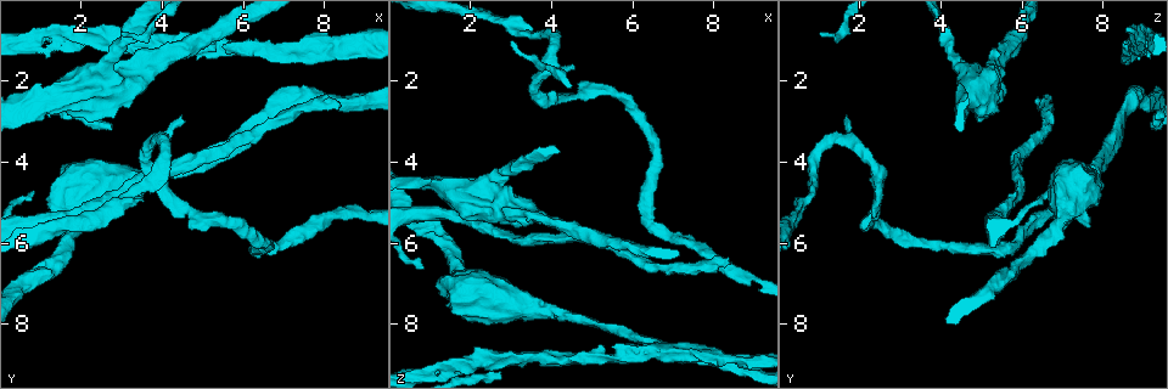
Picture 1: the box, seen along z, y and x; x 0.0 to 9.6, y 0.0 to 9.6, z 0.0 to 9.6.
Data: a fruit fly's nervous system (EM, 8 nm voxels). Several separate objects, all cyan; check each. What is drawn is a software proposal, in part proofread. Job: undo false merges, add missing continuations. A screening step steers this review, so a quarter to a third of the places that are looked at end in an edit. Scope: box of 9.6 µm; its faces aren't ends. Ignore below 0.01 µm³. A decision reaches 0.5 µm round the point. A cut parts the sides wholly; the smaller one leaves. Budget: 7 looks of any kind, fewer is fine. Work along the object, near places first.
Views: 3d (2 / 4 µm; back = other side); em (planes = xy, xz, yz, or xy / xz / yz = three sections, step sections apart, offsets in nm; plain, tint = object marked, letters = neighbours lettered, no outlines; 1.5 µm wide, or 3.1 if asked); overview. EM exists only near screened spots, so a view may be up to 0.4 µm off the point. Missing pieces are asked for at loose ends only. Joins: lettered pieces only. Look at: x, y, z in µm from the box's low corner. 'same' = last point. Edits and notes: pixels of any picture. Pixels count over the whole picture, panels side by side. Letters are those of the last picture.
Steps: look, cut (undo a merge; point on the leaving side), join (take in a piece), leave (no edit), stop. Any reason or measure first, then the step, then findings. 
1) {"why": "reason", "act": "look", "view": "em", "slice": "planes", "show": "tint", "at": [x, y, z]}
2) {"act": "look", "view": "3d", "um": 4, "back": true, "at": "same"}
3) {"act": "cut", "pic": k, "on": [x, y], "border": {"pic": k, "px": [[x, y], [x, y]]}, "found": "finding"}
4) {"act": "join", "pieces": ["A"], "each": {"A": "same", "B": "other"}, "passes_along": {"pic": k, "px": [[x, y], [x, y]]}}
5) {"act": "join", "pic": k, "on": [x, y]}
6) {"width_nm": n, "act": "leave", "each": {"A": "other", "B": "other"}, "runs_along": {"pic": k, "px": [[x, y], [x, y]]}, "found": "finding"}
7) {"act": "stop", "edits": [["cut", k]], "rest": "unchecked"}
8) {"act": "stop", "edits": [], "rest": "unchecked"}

{"why": "abrupt turn", "act": "look", "view": "em", "slice": "planes", "show": "letters", "at": [6.35, 6.25, 5.60]}

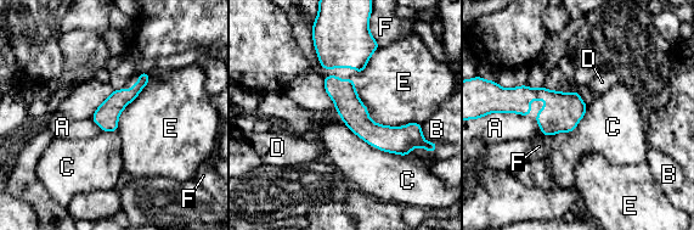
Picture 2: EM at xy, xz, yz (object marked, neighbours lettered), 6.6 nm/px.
{"width_nm": 160, "act": "leave", "each": {"A": "other", "B": "other", "C": "other", "D": "other", "E": "other", "F": "other"}, "border": {"pic": 2, "px": [[587, 107], [571, 132], [548, 136]]}, "found": "continuous, no second cell"}

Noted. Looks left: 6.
{"why": "end of a long branch", "act": "look", "view": "3d", "um": 2, "at": [3.05, 0.75, 1.05]}

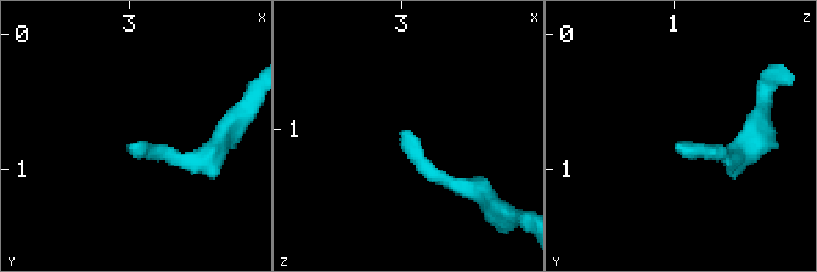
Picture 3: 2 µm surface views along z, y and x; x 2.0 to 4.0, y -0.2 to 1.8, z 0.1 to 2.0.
{"act": "look", "view": "em", "slice": "xy", "step": 8, "show": "tint", "at": [3.04, 0.80, 1.04]}

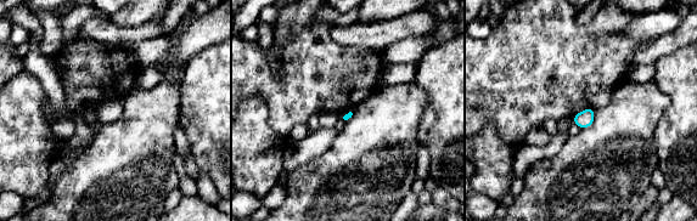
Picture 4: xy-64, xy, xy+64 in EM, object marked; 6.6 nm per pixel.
{"act": "look", "view": "em", "slice": "planes", "show": "letters", "at": "same"}

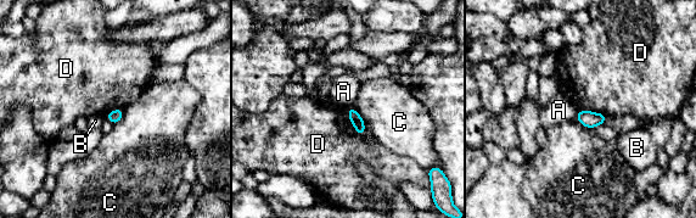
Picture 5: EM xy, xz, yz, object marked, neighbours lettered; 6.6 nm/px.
{"act": "leave", "each": {"A": "other", "B": "other", "C": "other", "D": "other"}, "found": "no lettered piece goes on from it"}

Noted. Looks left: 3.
{"why": "an open end", "act": "look", "view": "3d", "um": 2, "at": [4.60, 3.00, 1.70]}

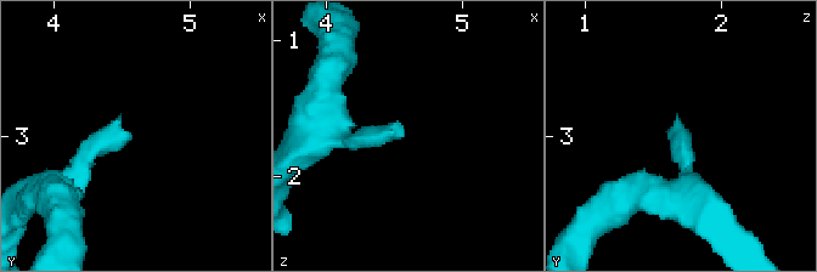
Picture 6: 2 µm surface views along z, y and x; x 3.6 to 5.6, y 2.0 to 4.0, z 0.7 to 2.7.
{"why": "shape alone is not enough", "act": "look", "view": "em", "slice": "planes", "show": "letters", "at": [4.60, 2.98, 1.72]}

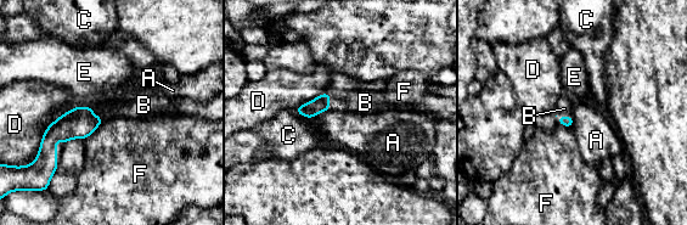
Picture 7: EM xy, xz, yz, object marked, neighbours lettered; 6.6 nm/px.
{"act": "join", "pieces": ["B"], "each": {"A": "other", "B": "same", "C": "other", "D": "other", "E": "other", "F": "other"}, "passes_along": {"pic": 7, "px": [[321, 103], [328, 102], [365, 102]]}, "found": "it goes on there"}

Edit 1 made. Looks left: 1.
{"act": "stop", "edits": [["join", 7]], "rest": "unchecked"}

